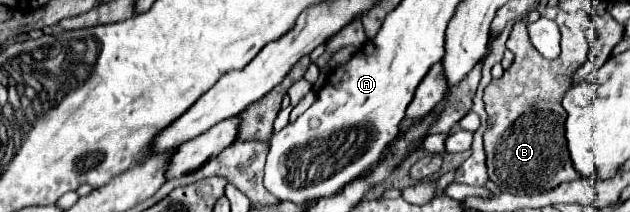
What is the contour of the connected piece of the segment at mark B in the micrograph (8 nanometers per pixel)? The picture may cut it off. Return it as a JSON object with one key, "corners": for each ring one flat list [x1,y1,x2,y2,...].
{"corners":[[521,19,513,25,507,49,515,55,513,65,499,79,493,79,483,95,489,115,489,127,483,135,489,179,497,179,499,187,537,187,539,193,549,189,551,177,557,185,581,179,567,155,563,131,567,111,561,101,573,83,573,73,581,67,581,61,587,61,587,41,581,41,569,27,561,25,561,55,557,59,545,59,533,47,527,21]]}

